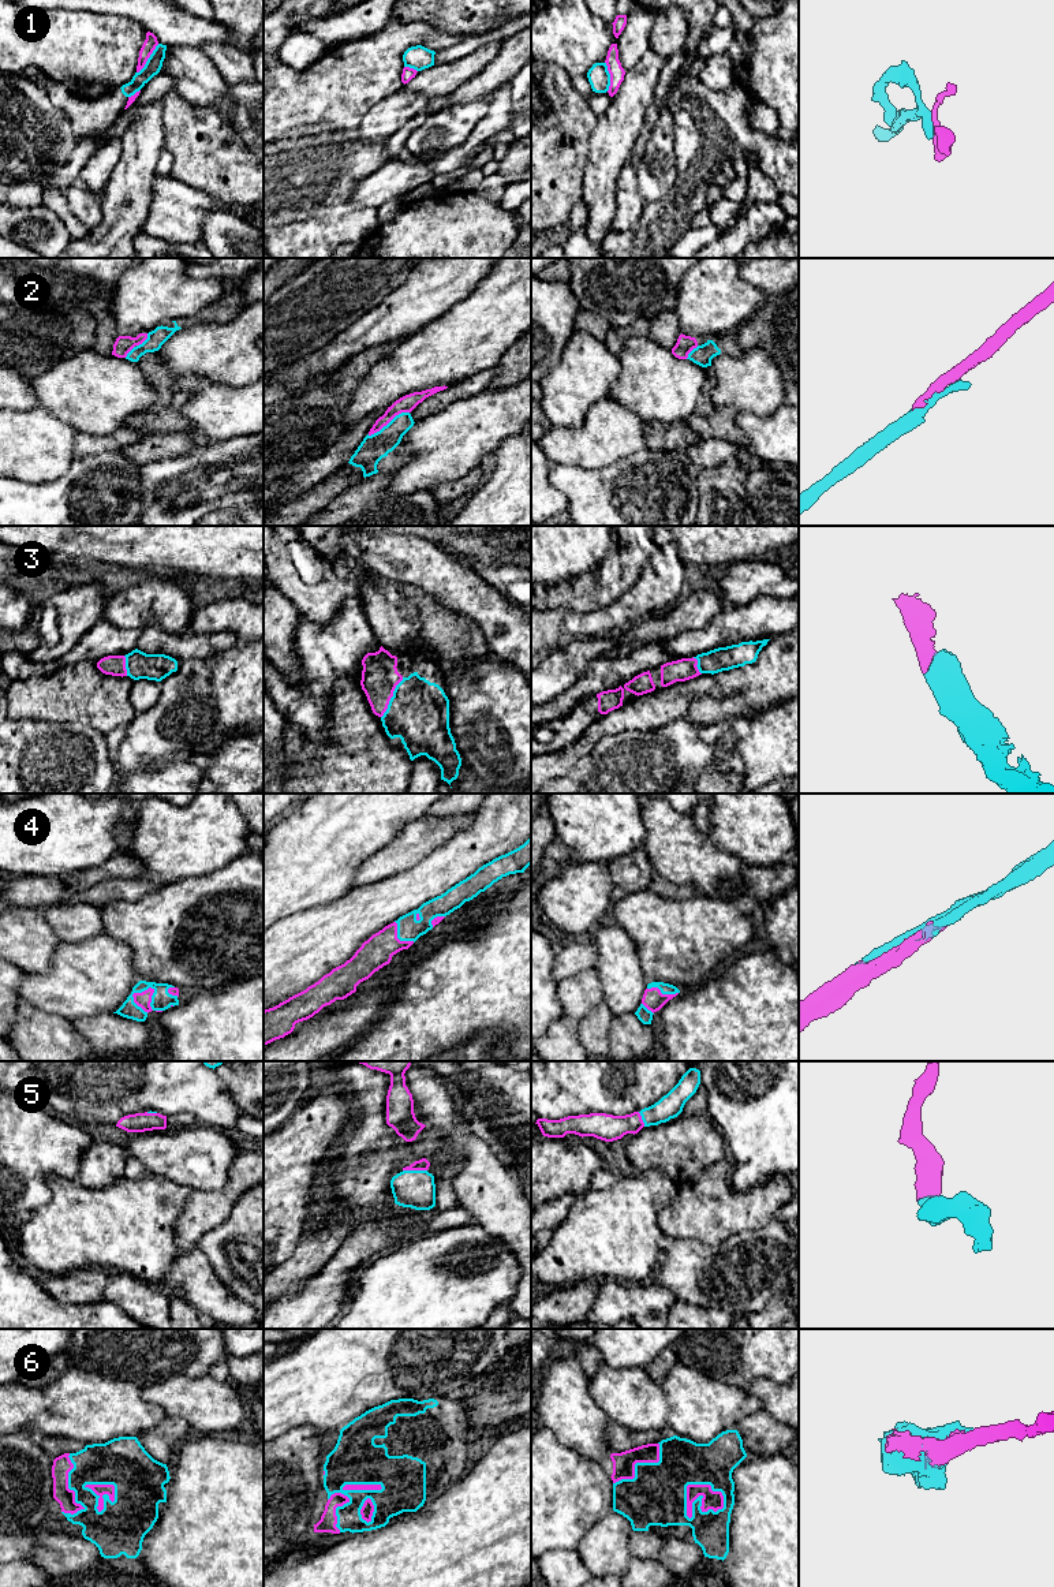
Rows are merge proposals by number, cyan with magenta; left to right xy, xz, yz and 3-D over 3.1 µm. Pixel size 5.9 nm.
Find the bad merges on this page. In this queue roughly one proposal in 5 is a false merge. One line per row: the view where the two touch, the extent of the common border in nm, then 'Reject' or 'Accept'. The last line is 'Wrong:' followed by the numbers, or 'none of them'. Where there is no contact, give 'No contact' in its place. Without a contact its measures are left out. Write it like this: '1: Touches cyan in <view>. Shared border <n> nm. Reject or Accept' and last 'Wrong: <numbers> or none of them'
1: Touches cyan in xy. Shared border 220 nm. Reject
2: Touches cyan in xz. Shared border 280 nm. Reject
3: Touches cyan in xz. Shared border 280 nm. Accept
4: Touches cyan in xy. Shared border 160 nm. Accept
5: Touches cyan in xz. Shared border 140 nm. Accept
6: Touches cyan in yz. Shared border 260 nm. Accept
Wrong: 1, 2

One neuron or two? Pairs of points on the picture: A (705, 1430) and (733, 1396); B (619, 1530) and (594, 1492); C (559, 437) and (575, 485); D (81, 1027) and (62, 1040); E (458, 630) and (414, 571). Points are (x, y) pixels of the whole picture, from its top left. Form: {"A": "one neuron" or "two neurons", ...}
{"A": "one neuron", "B": "two neurons", "C": "two neurons", "D": "two neurons", "E": "two neurons"}

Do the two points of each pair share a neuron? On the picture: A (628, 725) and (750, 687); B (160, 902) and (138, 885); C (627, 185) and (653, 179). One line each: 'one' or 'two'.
A: one
B: two
C: two

